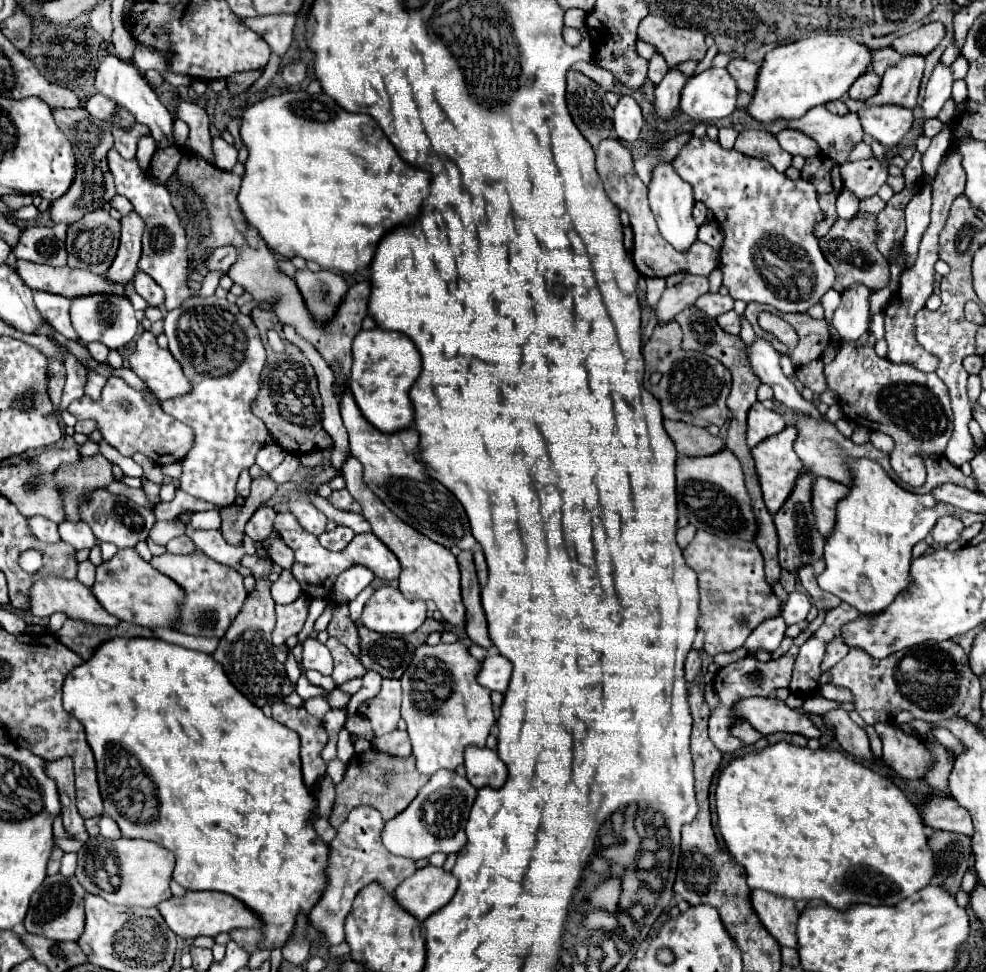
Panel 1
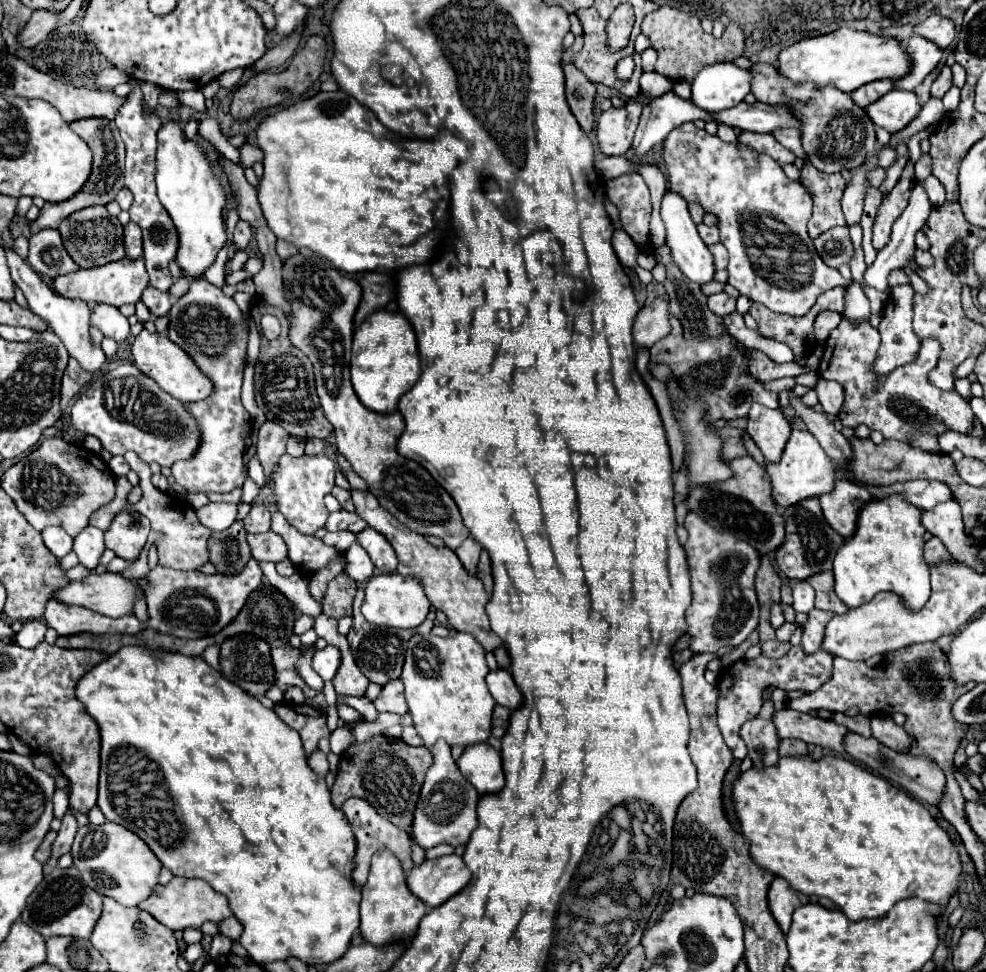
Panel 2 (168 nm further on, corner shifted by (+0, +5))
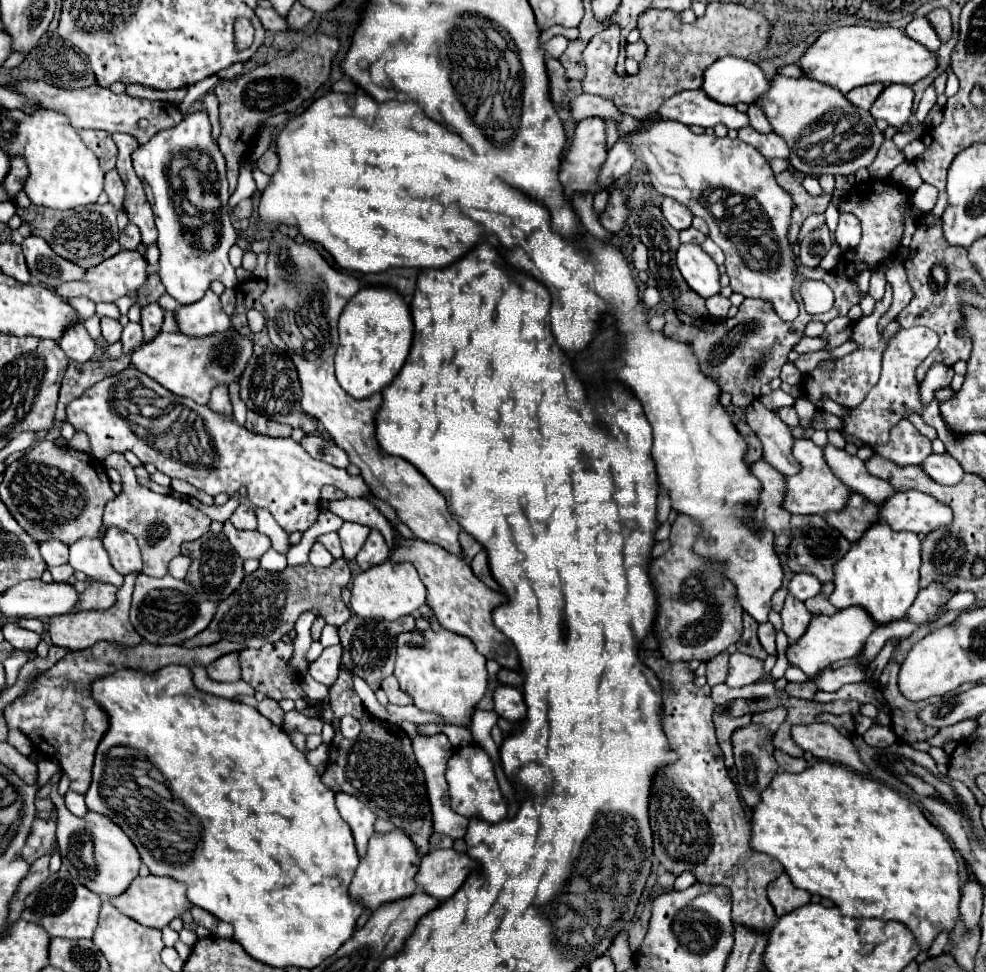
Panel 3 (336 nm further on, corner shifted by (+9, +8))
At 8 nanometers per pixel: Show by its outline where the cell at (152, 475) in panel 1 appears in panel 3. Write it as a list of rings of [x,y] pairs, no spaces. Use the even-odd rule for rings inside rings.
[[[112,452],[106,456],[106,468],[116,468],[122,474],[122,492],[106,504],[104,508],[104,526],[118,526],[136,536],[142,550],[142,572],[148,576],[162,578],[168,572],[168,564],[174,556],[180,554],[180,546],[186,540],[196,540],[210,529],[210,518],[194,508],[188,501],[175,498],[170,494],[156,494],[138,484],[134,466],[124,458],[122,452]]]

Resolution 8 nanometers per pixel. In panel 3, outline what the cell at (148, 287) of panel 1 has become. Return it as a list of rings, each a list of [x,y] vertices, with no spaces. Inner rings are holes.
[[[150,302],[146,306],[142,306],[142,328],[144,328],[144,340],[152,340],[158,330],[160,330],[160,324],[162,324],[162,318],[164,318],[164,310],[160,308],[158,302]]]

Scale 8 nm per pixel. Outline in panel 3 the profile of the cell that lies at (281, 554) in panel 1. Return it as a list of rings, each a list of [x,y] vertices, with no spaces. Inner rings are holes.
[[[230,520],[224,522],[224,534],[228,536],[230,544],[236,548],[236,552],[240,554],[242,560],[248,560],[248,558],[260,560],[262,554],[272,548],[268,536],[260,534],[258,530],[254,530],[254,532],[240,532],[240,530],[236,530],[232,526]]]

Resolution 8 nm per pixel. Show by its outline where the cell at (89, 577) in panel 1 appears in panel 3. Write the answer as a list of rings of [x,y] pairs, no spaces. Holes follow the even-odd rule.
[[[62,564],[62,566],[56,566],[56,568],[50,568],[50,572],[52,572],[52,578],[56,582],[70,582],[72,574],[74,574],[70,564]]]

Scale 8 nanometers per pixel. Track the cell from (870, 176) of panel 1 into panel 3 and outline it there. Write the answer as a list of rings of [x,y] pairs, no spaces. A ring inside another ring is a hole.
[[[840,214],[840,220],[838,220],[838,228],[836,228],[836,242],[840,248],[848,250],[848,248],[856,248],[858,242],[860,242],[860,236],[862,236],[862,230],[860,230],[860,222],[854,214]]]

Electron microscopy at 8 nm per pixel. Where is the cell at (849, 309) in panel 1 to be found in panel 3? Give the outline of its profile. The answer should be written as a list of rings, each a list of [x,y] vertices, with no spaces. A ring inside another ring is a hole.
[[[923,183],[912,196],[912,210],[930,212],[937,202],[939,191],[932,185]]]

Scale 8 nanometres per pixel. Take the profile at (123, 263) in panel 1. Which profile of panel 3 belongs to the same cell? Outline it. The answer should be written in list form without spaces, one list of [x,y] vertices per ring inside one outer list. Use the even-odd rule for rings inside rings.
[[[128,224],[120,232],[120,246],[126,248],[126,250],[138,250],[138,246],[140,246],[140,230],[134,224]]]

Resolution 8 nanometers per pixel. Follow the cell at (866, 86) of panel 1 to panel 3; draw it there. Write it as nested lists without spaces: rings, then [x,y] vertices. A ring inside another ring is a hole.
[[[876,82],[876,84],[858,86],[856,90],[850,90],[850,92],[846,94],[846,98],[848,98],[854,106],[858,106],[858,108],[862,108],[862,110],[868,110],[882,90],[884,90],[884,84]]]

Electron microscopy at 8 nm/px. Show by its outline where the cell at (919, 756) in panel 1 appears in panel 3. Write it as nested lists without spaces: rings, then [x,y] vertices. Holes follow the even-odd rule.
[[[872,724],[872,726],[868,728],[868,732],[864,734],[864,740],[866,740],[866,744],[870,744],[870,746],[884,748],[884,746],[894,744],[898,738],[896,738],[896,734],[892,732],[892,728],[880,726],[880,724]]]

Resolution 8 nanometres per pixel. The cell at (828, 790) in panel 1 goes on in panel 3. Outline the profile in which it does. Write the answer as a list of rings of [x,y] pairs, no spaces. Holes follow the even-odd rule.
[[[814,762],[814,766],[808,766],[804,772],[800,774],[792,774],[792,772],[778,772],[770,786],[760,794],[760,804],[752,810],[752,850],[768,854],[770,858],[778,860],[786,874],[790,876],[792,884],[796,884],[798,888],[808,890],[810,894],[818,894],[822,898],[832,900],[840,912],[844,916],[852,916],[852,918],[884,918],[884,920],[898,920],[902,924],[906,924],[912,934],[916,936],[918,944],[922,950],[928,950],[932,940],[942,932],[942,930],[952,930],[956,920],[960,918],[958,912],[958,904],[960,904],[960,878],[958,878],[958,862],[954,856],[954,848],[948,842],[946,834],[942,830],[938,830],[936,826],[932,826],[926,816],[922,814],[922,810],[908,802],[906,798],[902,798],[898,792],[894,792],[892,788],[874,782],[850,768],[844,768],[842,764],[834,764],[834,762]]]

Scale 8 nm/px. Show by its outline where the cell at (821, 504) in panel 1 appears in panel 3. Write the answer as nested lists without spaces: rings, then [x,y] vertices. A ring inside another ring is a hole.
[[[852,494],[842,510],[828,512],[824,518],[842,536],[846,536],[850,542],[856,542],[856,538],[860,538],[860,534],[868,528],[868,522],[876,522],[878,508],[860,494]]]

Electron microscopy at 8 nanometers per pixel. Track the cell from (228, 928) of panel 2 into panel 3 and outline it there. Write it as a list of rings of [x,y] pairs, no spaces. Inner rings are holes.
[[[196,906],[192,908],[192,918],[194,918],[196,924],[200,924],[200,926],[204,926],[204,928],[208,928],[208,930],[216,928],[216,924],[218,924],[218,918],[214,918],[214,914],[210,914],[208,910],[196,908]]]

